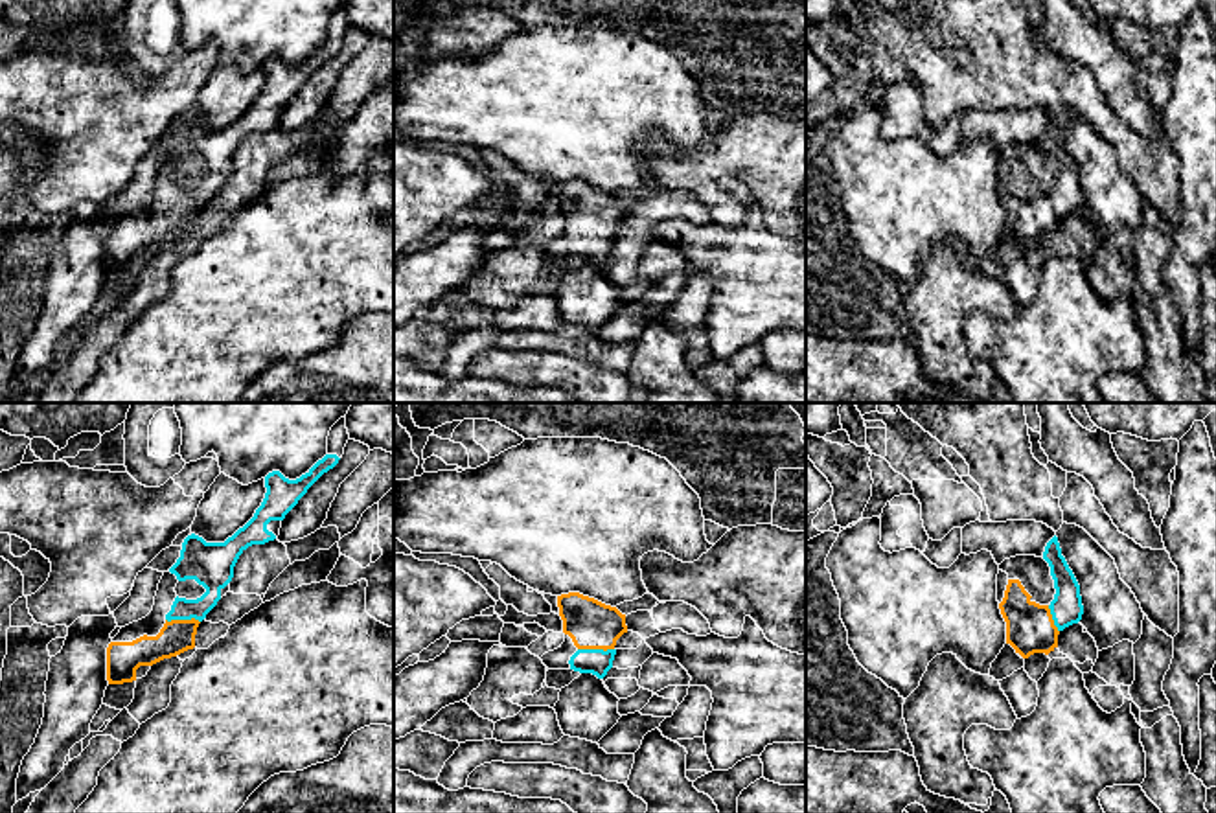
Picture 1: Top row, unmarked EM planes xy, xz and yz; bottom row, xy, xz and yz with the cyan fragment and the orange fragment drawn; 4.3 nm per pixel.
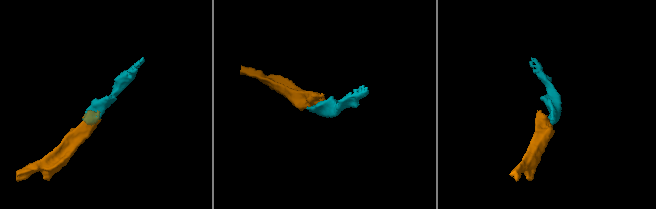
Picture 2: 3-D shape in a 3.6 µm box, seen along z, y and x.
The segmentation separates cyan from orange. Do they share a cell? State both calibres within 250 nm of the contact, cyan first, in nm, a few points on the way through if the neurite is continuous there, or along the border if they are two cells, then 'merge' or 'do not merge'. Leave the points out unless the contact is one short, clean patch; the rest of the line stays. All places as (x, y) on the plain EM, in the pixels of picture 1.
110/220 nm | across xz (598, 251), (596, 238), (595, 216), (591, 212) | merge

